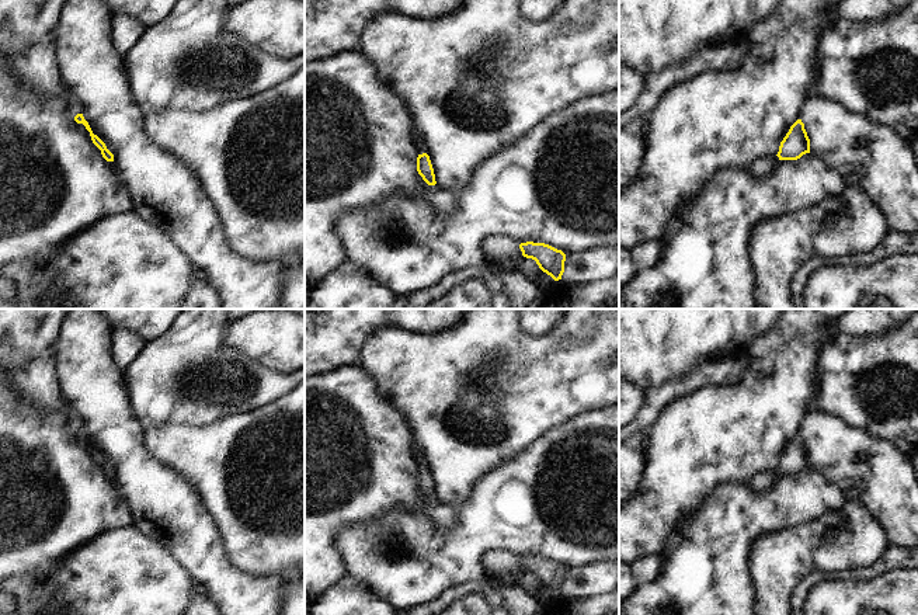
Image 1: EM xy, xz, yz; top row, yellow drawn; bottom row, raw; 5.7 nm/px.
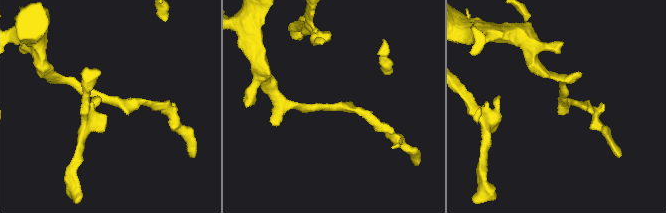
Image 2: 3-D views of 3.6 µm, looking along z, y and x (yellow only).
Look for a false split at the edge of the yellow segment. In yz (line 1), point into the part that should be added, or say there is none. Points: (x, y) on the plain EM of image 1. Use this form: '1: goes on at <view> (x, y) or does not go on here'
1: goes on at yz (764, 482)

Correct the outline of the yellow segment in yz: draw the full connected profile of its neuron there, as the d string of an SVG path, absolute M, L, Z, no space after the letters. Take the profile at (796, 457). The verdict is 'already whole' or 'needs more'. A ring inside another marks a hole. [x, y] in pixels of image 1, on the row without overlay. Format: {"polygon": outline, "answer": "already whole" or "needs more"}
{"polygon": "M797 434L783 452L776 470L757 475L750 487L757 493L769 493L775 489L780 475L797 475L810 468L810 454L801 434Z", "answer": "needs more"}

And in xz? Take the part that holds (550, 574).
{"polygon": "M533 556L521 557L519 563L524 571L535 574L539 583L554 595L561 594L566 576L566 569L561 564Z", "answer": "already whole"}

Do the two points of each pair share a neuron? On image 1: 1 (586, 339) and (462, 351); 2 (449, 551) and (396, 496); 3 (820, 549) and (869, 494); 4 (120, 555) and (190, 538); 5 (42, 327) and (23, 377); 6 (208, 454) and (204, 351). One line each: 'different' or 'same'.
1: same
2: different
3: different
4: different
5: same
6: different

